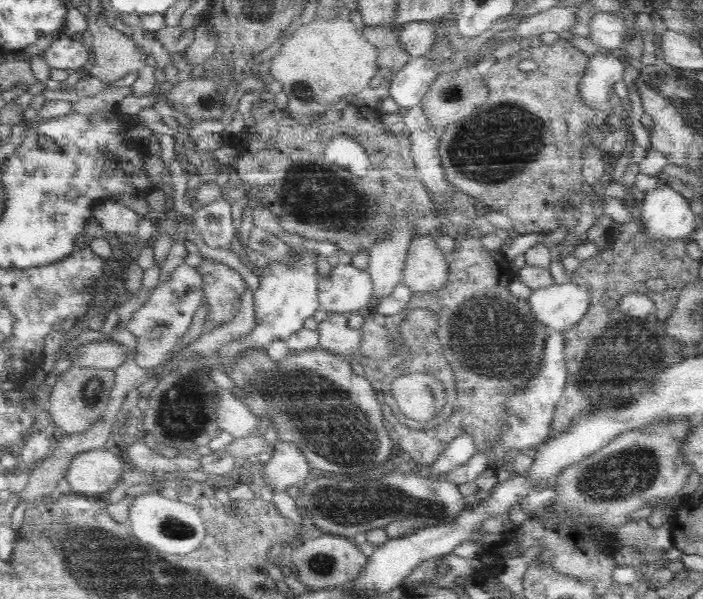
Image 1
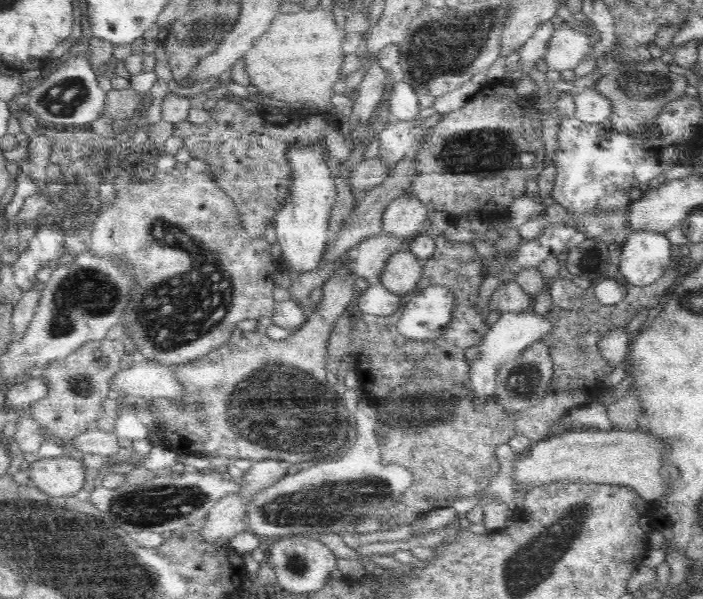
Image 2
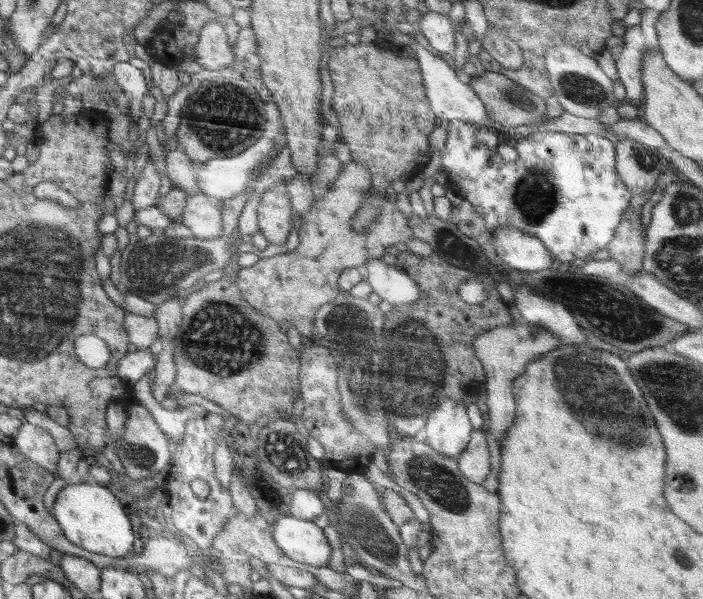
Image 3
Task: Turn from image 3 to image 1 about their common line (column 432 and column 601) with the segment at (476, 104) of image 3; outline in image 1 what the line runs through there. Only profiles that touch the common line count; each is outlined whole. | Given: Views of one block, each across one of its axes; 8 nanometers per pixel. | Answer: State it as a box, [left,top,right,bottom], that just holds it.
[578,50,626,112]

